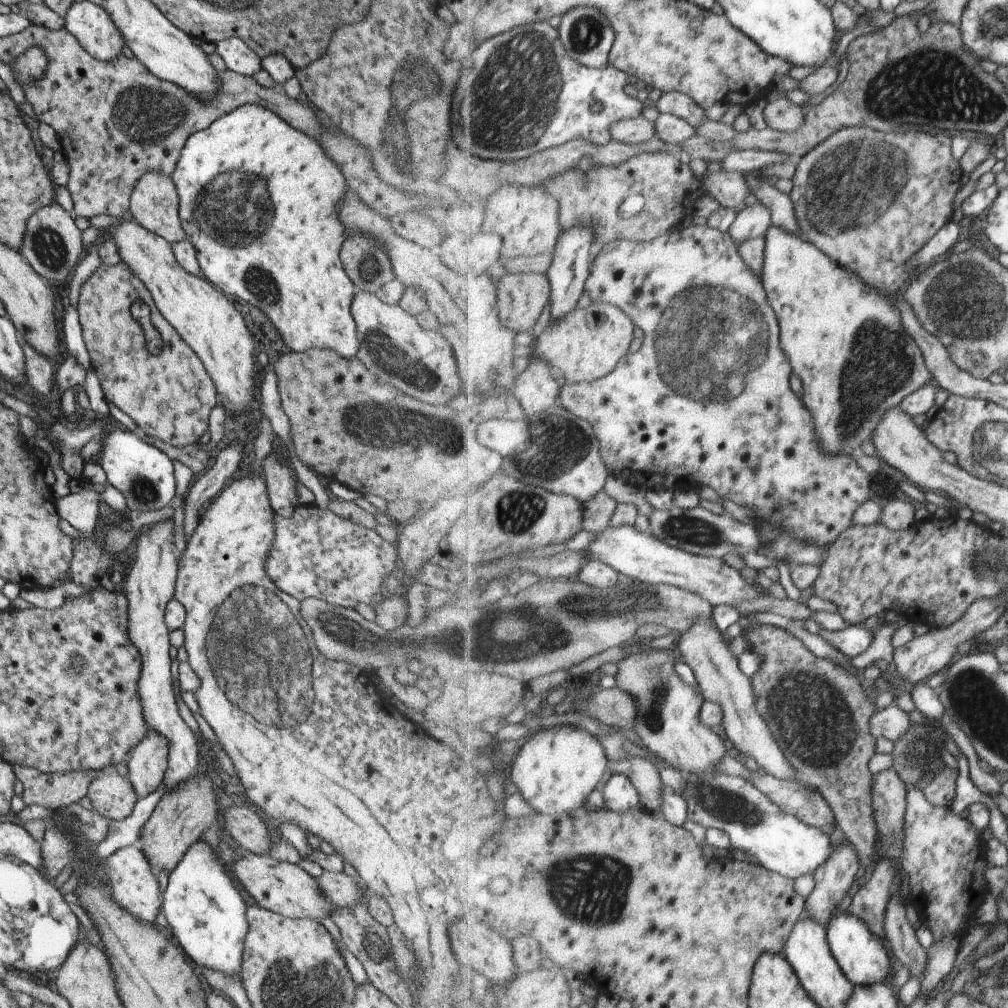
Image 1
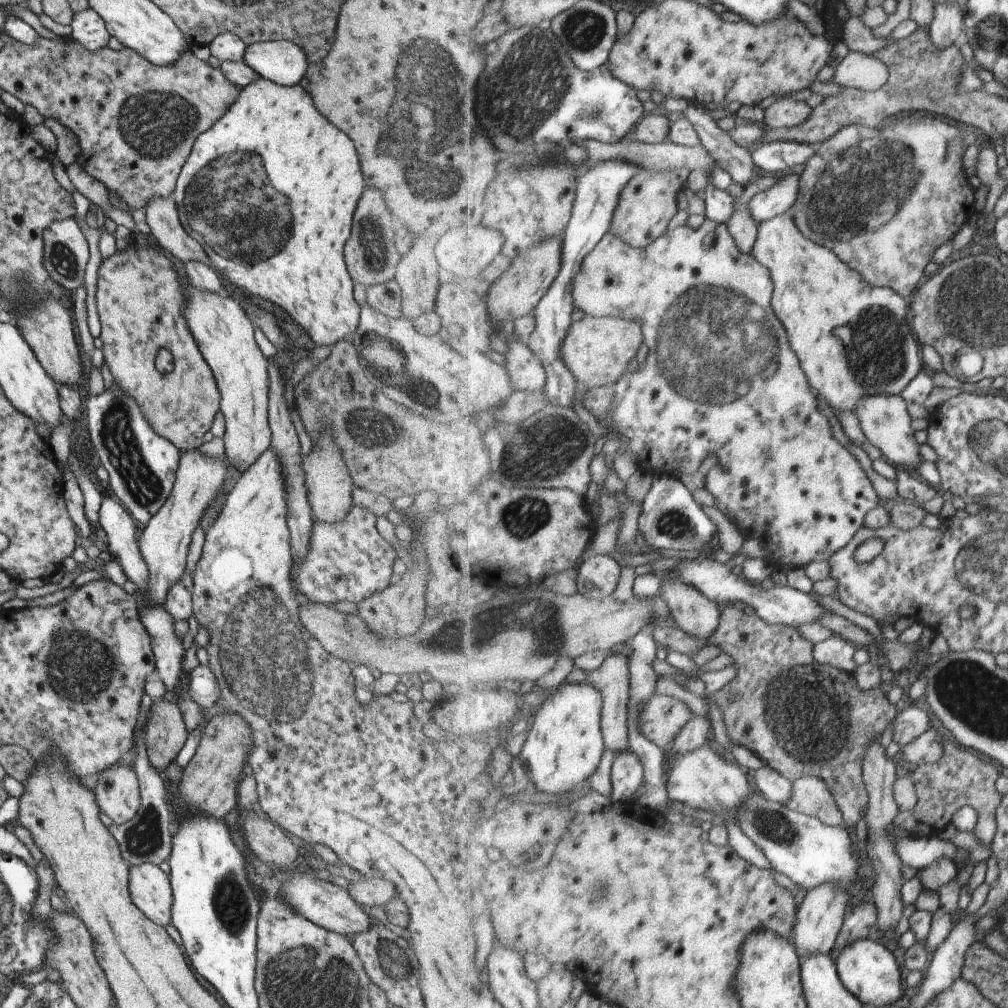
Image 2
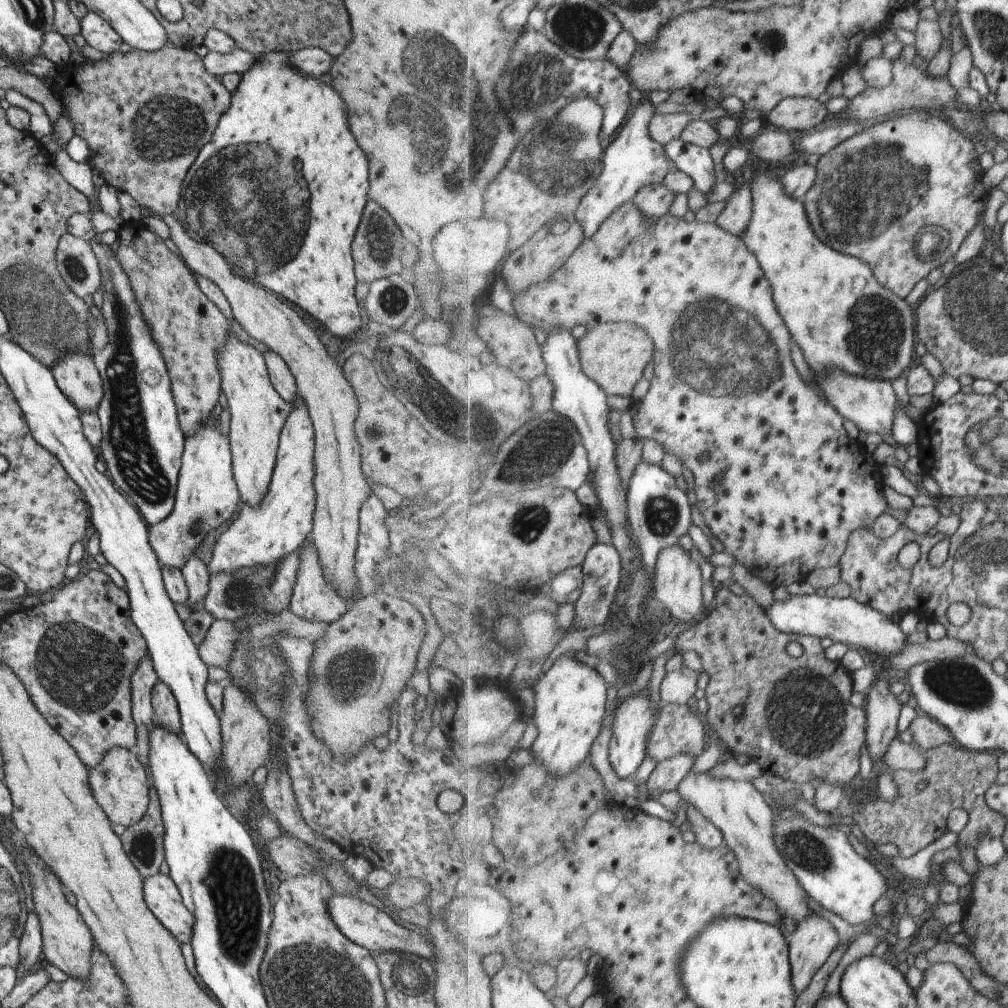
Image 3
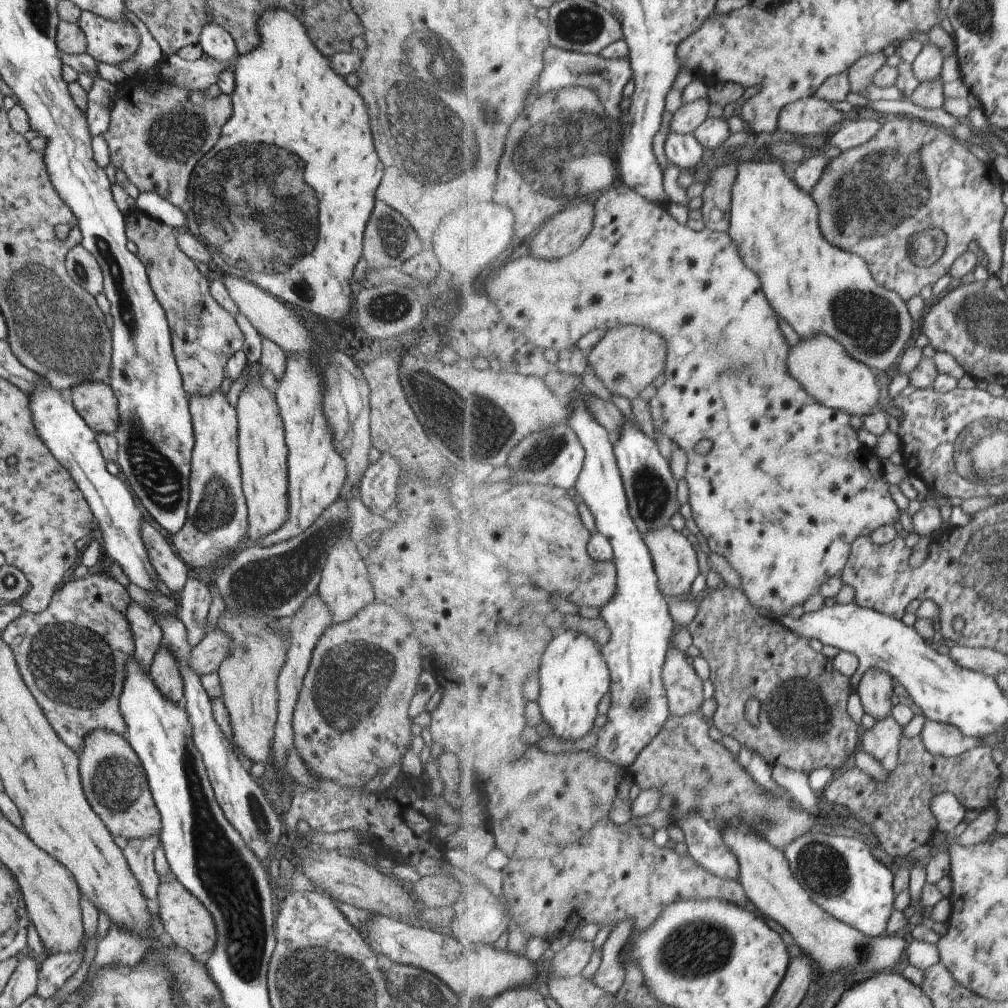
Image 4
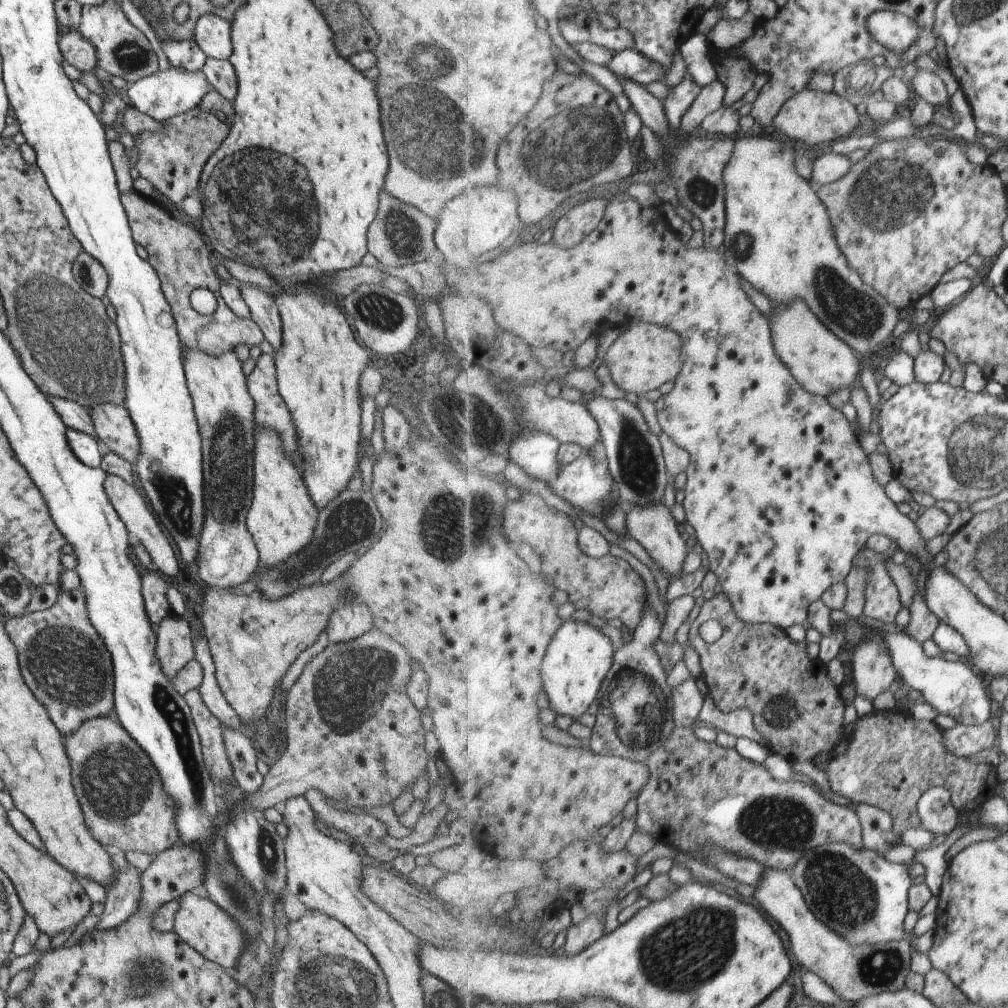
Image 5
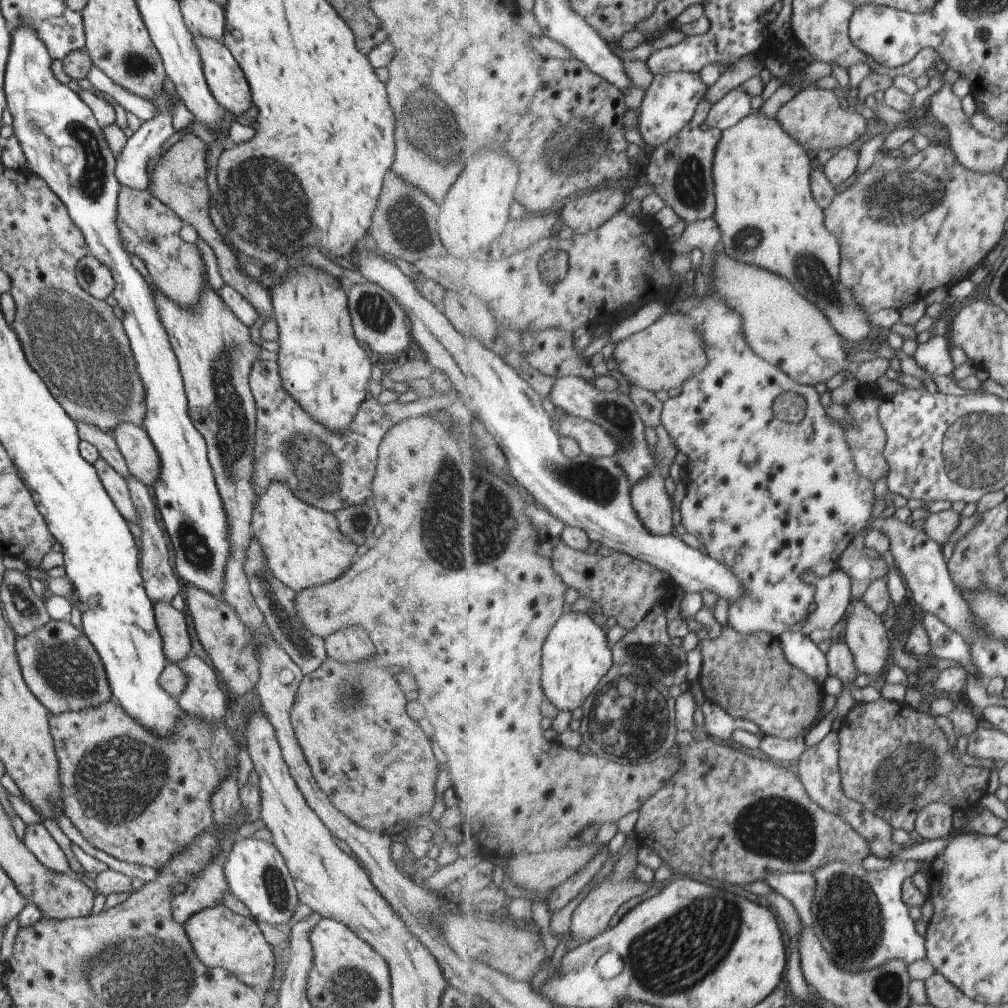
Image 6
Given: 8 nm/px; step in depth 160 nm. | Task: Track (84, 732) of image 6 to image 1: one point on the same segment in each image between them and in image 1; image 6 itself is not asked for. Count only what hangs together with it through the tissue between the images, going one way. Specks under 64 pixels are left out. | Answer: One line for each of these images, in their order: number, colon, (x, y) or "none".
1: (111, 795)
2: (116, 795)
3: (118, 782)
4: (113, 781)
5: (124, 808)

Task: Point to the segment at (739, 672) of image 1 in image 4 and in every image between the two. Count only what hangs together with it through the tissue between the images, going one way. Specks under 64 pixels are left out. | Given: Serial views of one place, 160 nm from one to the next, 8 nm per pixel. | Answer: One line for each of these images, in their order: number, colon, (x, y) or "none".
2: (696, 615)
3: (678, 583)
4: (675, 558)

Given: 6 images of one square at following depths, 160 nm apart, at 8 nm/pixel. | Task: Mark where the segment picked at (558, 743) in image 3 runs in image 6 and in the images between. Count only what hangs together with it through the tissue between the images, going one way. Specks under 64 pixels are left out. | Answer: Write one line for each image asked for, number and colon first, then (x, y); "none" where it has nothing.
4: (573, 677)
5: (580, 656)
6: (577, 654)

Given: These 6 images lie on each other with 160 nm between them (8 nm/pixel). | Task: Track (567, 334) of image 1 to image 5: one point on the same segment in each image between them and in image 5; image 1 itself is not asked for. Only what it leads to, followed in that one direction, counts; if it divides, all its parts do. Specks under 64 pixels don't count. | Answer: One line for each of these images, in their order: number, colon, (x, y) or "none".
2: (598, 350)
3: (615, 354)
4: (627, 359)
5: (644, 357)

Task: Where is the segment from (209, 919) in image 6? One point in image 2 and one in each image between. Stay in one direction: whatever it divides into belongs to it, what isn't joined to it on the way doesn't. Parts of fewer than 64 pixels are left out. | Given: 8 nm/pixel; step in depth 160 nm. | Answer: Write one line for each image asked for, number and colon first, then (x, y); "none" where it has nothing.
2: (149, 890)
3: (160, 894)
4: (187, 924)
5: (204, 927)

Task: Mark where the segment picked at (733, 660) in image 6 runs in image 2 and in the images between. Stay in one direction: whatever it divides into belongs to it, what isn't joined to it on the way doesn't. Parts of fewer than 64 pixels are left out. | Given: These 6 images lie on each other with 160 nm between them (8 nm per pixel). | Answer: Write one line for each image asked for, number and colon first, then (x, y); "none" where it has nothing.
2: (782, 702)
3: (792, 714)
4: (804, 725)
5: (799, 710)

